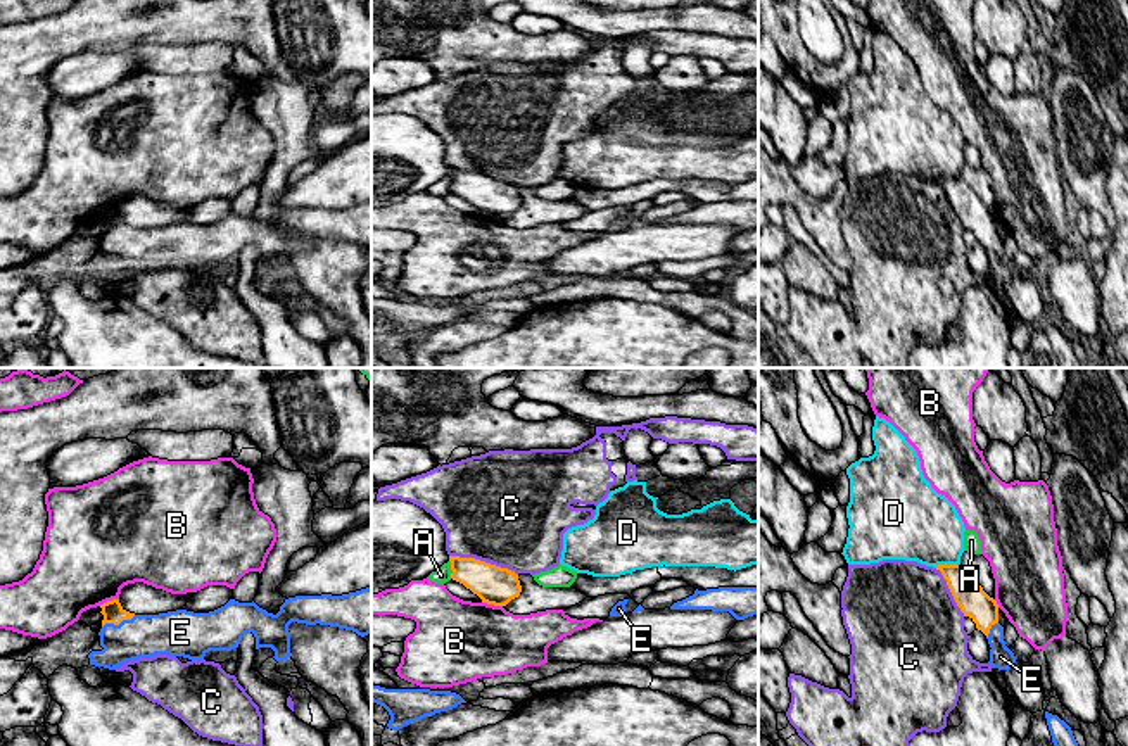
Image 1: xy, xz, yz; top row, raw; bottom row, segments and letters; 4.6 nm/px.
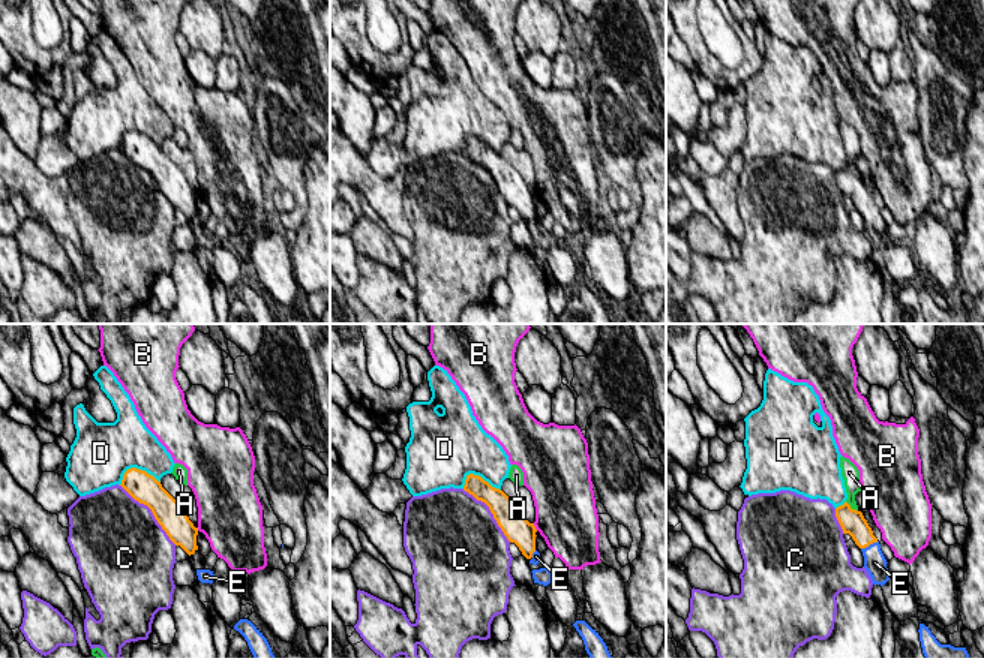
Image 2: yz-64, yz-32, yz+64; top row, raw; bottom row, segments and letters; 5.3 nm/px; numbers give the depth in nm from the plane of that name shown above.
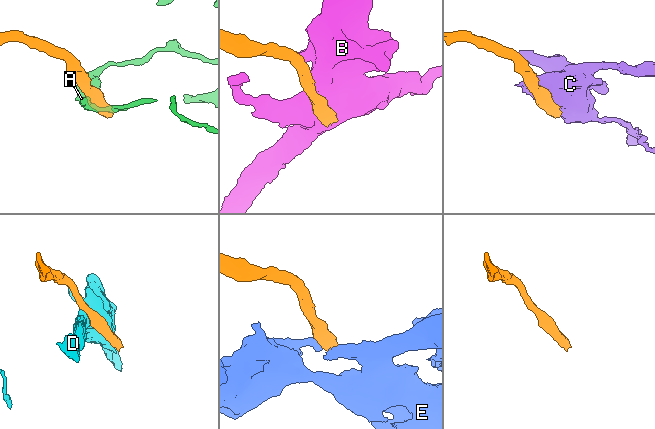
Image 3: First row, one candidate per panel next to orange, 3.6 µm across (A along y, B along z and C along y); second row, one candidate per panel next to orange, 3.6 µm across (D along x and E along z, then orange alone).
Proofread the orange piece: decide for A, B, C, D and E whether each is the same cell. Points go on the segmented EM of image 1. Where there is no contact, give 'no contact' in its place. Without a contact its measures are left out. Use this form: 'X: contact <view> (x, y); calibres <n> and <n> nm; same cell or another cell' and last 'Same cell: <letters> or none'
A: contact xz (451, 568); calibres 180 and 80 nm; another cell
B: contact xz (493, 603); calibres 180 and 380 nm; another cell
C: contact xz (484, 562); calibres 180 and 500 nm; another cell
D: contact yz (947, 565); calibres 140 and 360 nm; another cell
E: contact xy (118, 624); calibres 100 and 200 nm; same cell
Same cell: E

